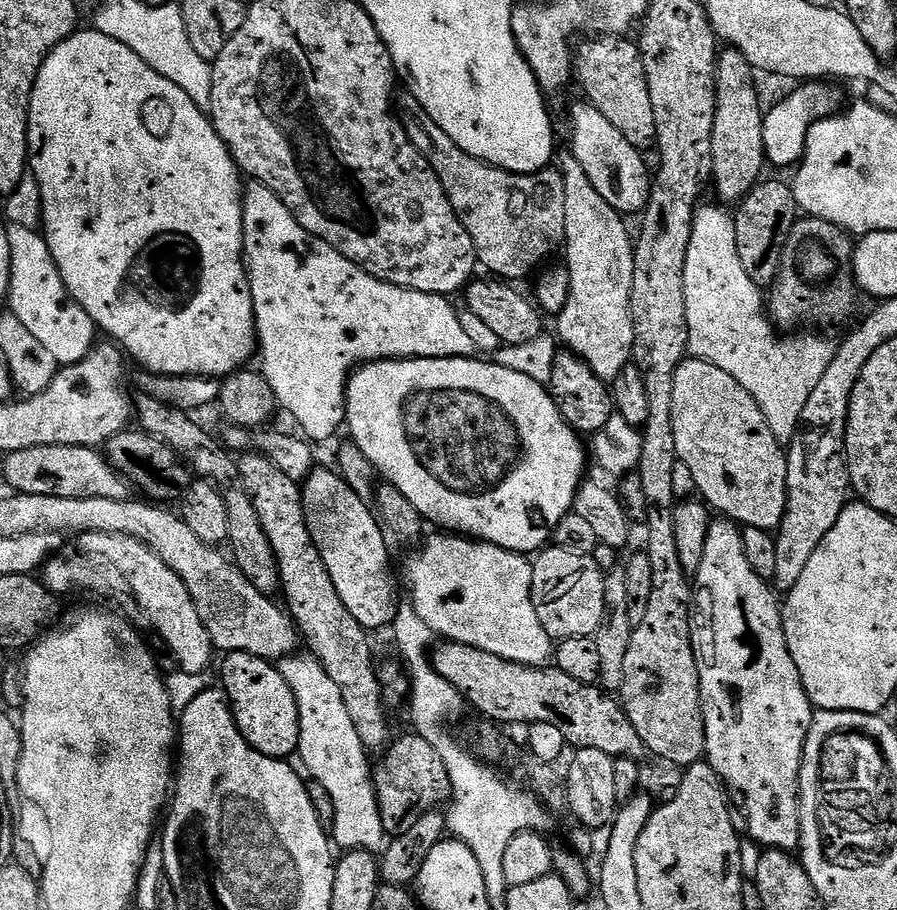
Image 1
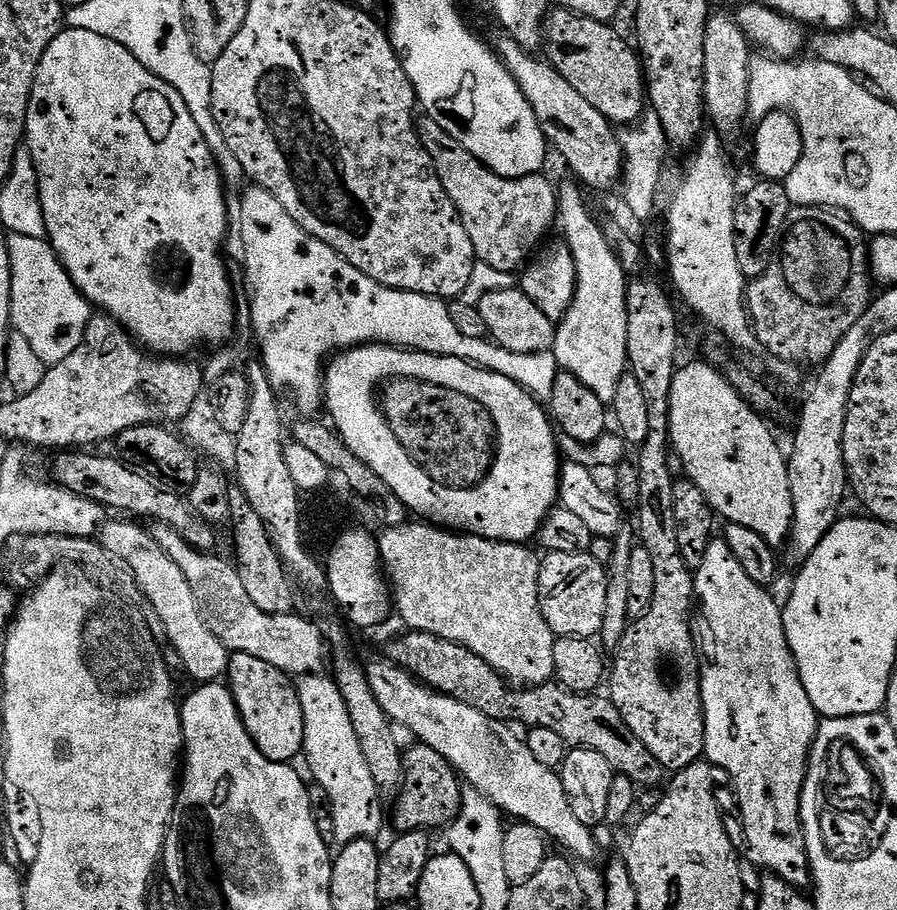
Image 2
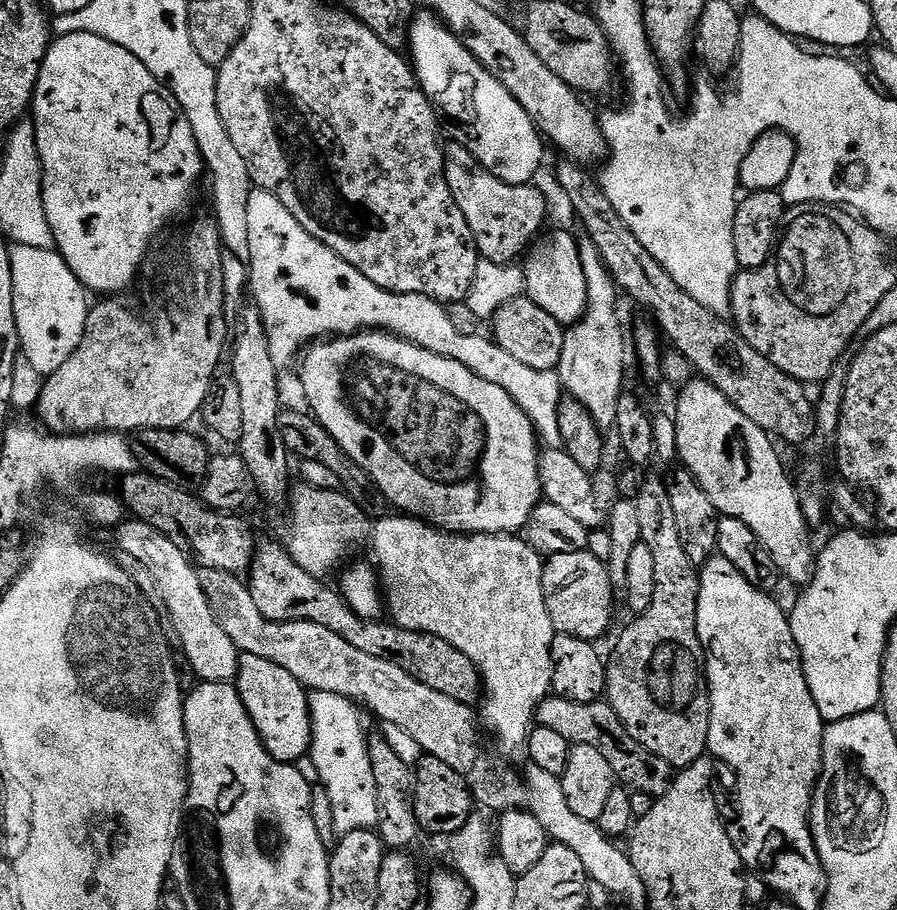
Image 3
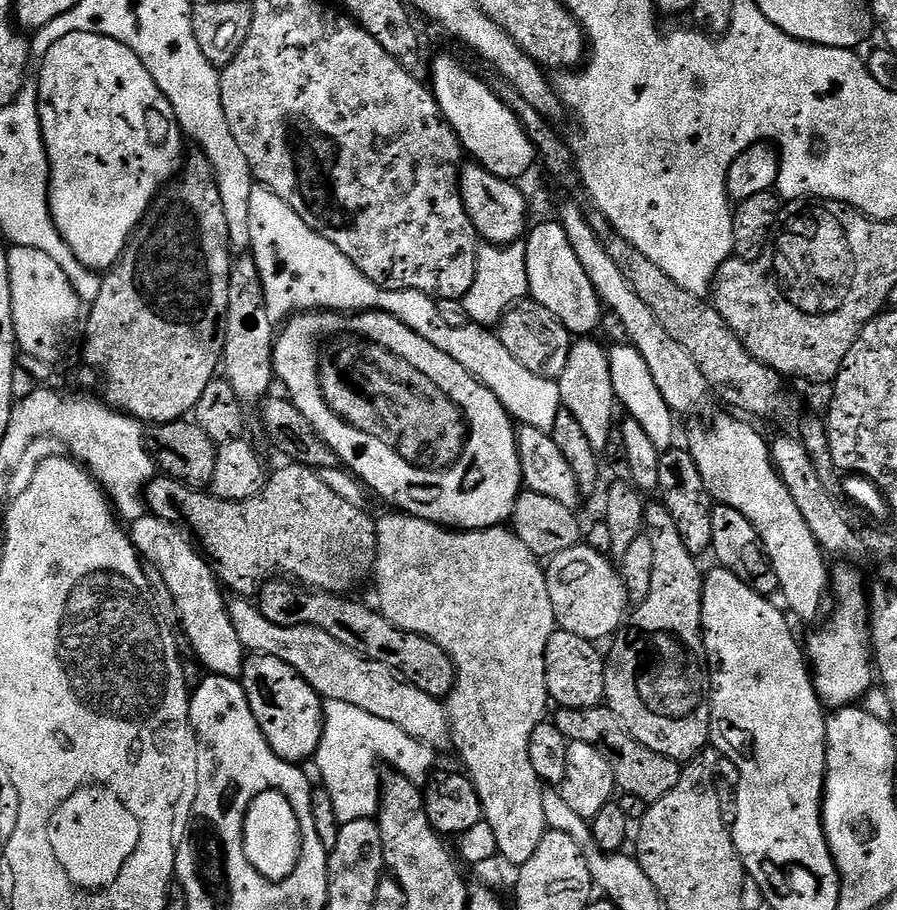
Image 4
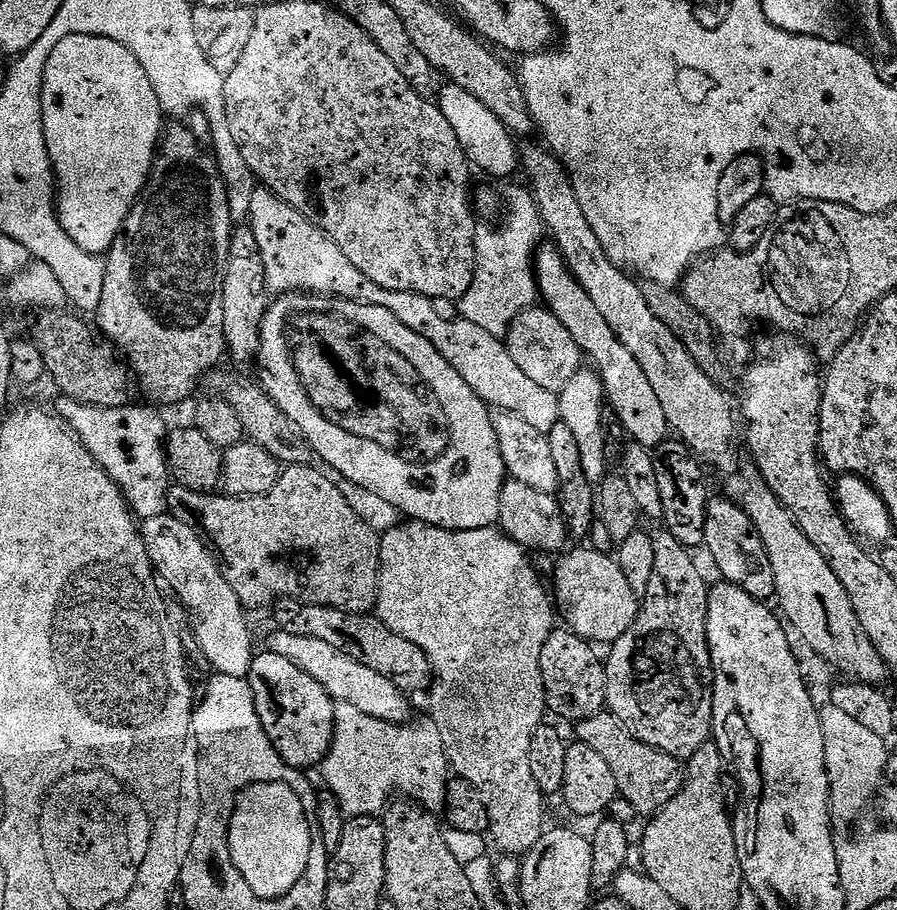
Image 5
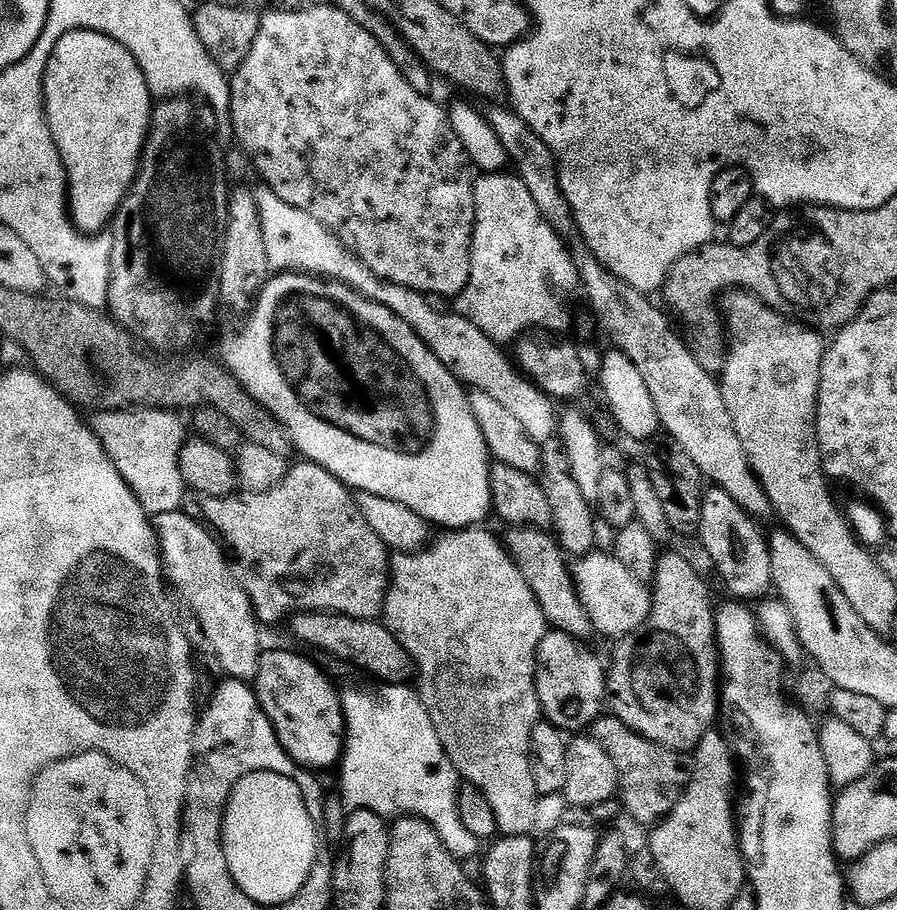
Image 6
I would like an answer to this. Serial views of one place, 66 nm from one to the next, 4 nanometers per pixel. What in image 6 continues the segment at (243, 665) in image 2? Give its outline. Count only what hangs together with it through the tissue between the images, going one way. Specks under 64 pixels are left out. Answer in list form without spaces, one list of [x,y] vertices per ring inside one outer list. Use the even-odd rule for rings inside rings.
[[[268,652],[260,658],[254,681],[256,697],[274,726],[278,742],[301,768],[335,769],[344,755],[346,721],[339,691],[332,689],[328,676],[312,660],[296,652]]]

